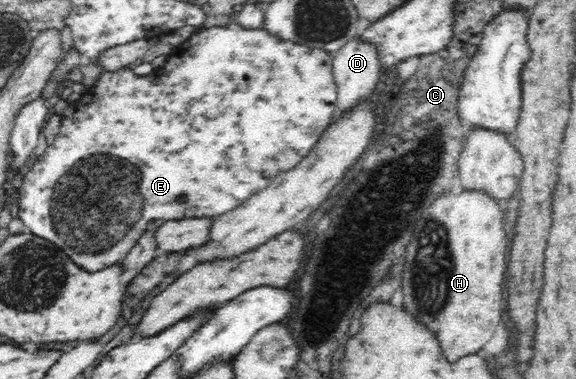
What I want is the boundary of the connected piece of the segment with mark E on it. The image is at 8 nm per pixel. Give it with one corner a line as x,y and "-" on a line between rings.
231,21
222,27
197,29
188,40
174,48
162,67
154,69
151,74
137,75
132,66
113,72
104,70
95,85
83,93
80,100
68,103
61,116
60,133
24,175
22,187
19,189
17,216
34,235
56,243
78,267
94,273
121,262
138,238
148,230
152,219
170,221
184,217
216,217
232,211
236,205
242,205
249,197
268,187
280,172
296,167
296,164
312,151
322,132
330,125
337,100
337,85
332,67
333,54
276,38
276,35
272,35
263,27
244,29
236,21

